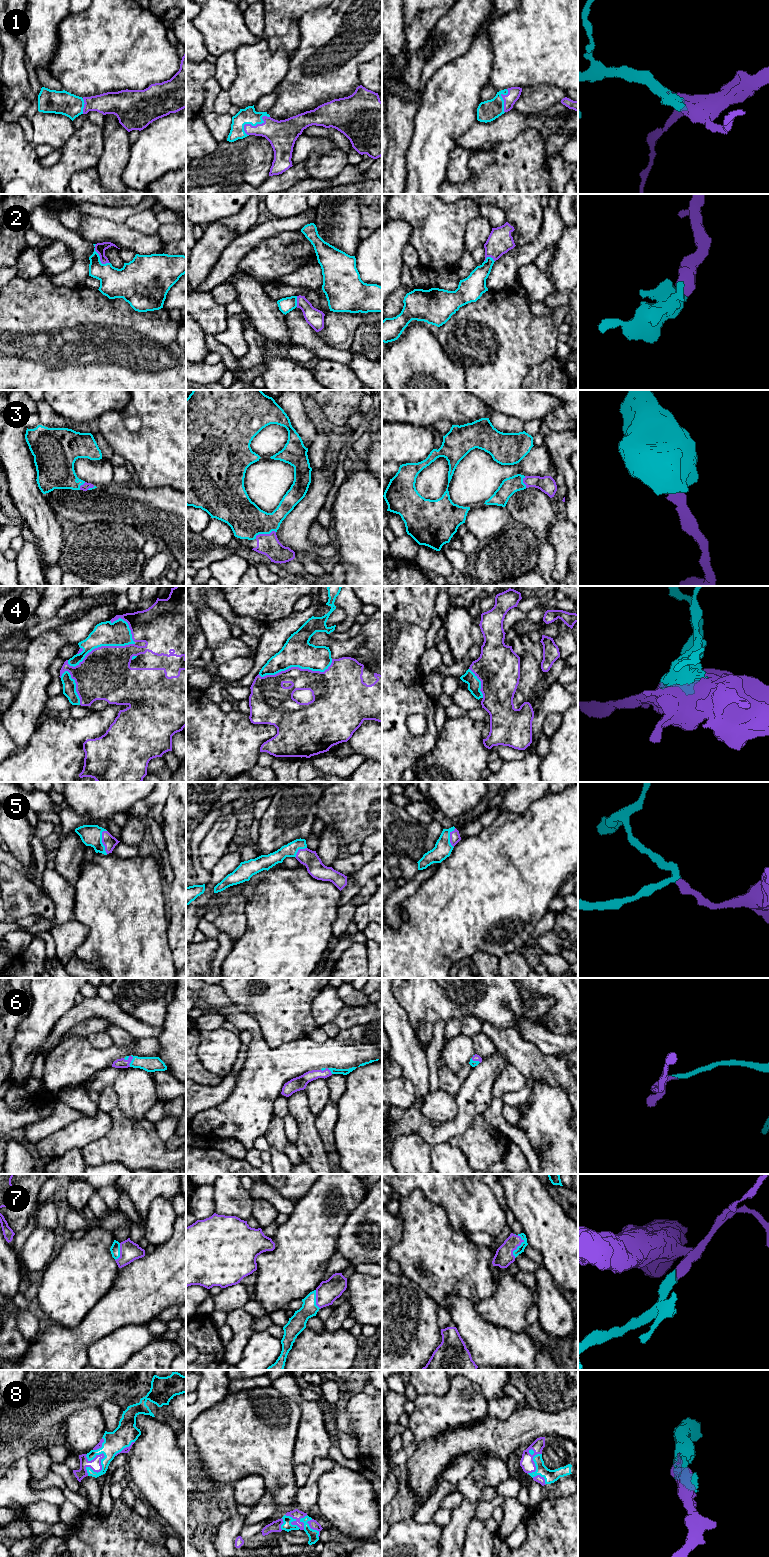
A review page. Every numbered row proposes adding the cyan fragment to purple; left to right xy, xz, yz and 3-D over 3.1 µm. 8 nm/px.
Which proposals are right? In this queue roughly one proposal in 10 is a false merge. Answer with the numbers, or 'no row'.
1, 2, 3, 4, 5, 6, 7, 8

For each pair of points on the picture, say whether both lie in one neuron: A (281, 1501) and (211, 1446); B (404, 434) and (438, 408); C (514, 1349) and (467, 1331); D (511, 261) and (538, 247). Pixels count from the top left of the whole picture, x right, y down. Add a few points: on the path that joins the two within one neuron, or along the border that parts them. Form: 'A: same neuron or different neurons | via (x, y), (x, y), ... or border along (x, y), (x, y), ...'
A: same neuron | via (274, 1480), (240, 1446), (232, 1446)
B: different neurons | border along (396, 422), (411, 423), (431, 429)
C: same neuron | via (502, 1347), (489, 1345), (479, 1336)
D: same neuron | via (518, 256), (526, 255), (531, 251)

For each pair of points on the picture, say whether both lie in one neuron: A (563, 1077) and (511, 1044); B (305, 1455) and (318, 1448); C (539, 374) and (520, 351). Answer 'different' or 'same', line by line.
A: same
B: same
C: different

